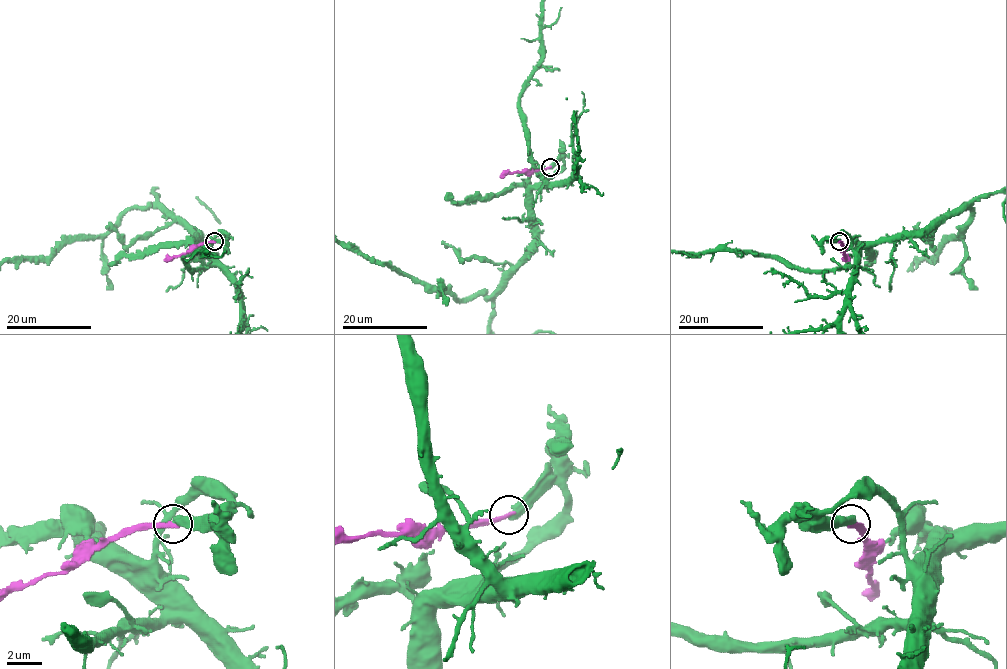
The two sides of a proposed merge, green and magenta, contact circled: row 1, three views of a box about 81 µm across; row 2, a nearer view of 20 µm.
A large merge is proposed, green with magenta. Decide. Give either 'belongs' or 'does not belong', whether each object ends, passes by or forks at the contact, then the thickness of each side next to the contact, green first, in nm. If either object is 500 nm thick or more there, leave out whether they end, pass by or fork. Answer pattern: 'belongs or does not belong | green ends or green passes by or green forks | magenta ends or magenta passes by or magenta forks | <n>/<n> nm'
does not belong | 500/260 nm

